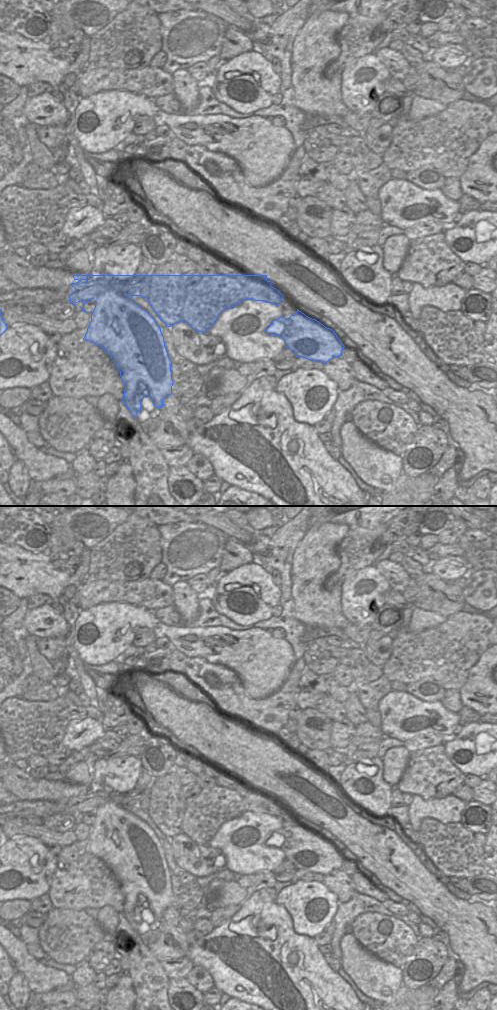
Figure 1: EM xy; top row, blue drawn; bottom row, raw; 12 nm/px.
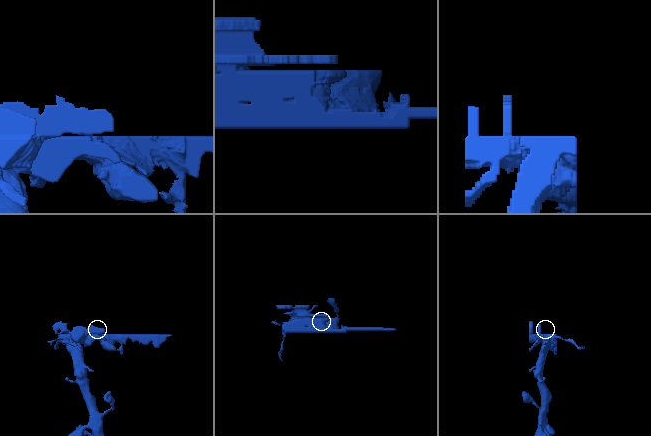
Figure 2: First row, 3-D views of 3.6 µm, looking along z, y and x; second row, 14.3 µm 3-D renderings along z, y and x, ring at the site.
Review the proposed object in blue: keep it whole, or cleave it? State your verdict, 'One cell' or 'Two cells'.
Two cells

